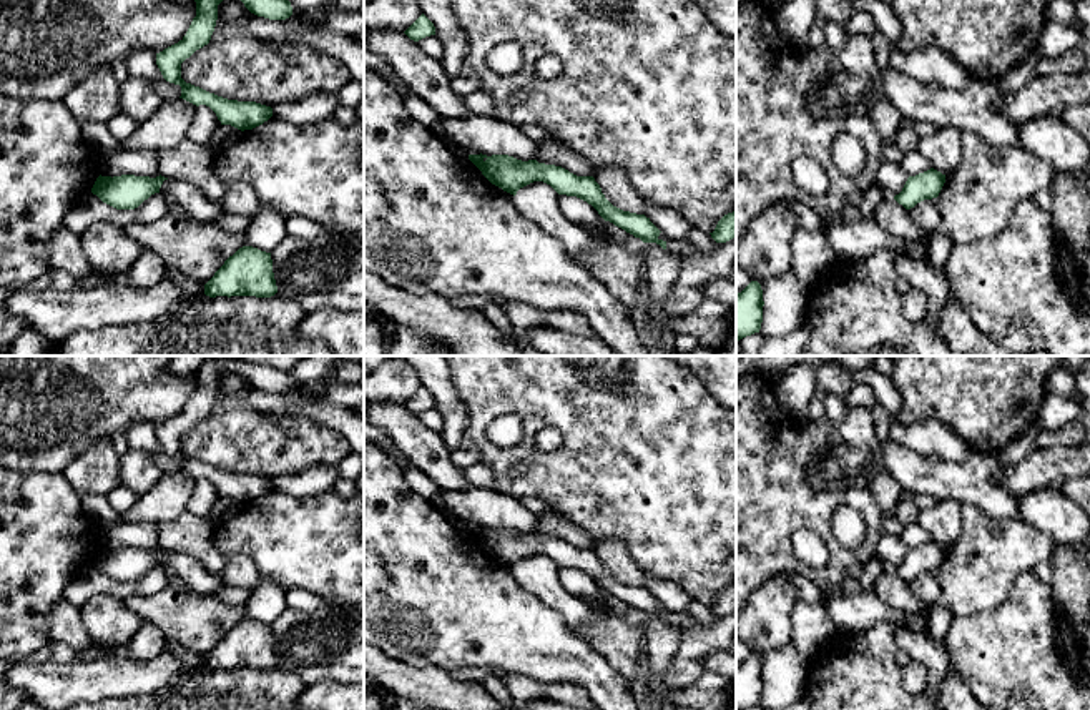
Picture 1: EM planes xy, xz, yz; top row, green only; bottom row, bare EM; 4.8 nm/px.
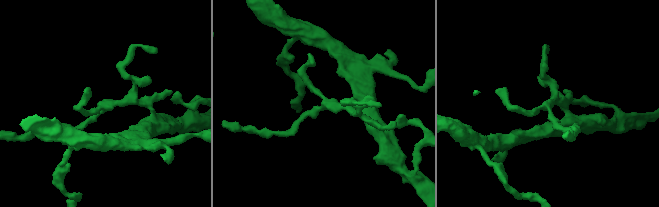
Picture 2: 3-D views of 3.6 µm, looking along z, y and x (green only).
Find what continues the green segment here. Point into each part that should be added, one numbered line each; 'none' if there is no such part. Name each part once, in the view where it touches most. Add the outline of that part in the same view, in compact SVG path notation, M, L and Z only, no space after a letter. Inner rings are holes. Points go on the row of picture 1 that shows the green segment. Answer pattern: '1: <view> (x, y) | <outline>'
none

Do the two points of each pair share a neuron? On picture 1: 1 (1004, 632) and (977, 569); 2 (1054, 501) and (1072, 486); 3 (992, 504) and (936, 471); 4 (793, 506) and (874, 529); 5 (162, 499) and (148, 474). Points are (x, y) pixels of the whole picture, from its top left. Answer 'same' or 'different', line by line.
1: different
2: different
3: same
4: same
5: different

